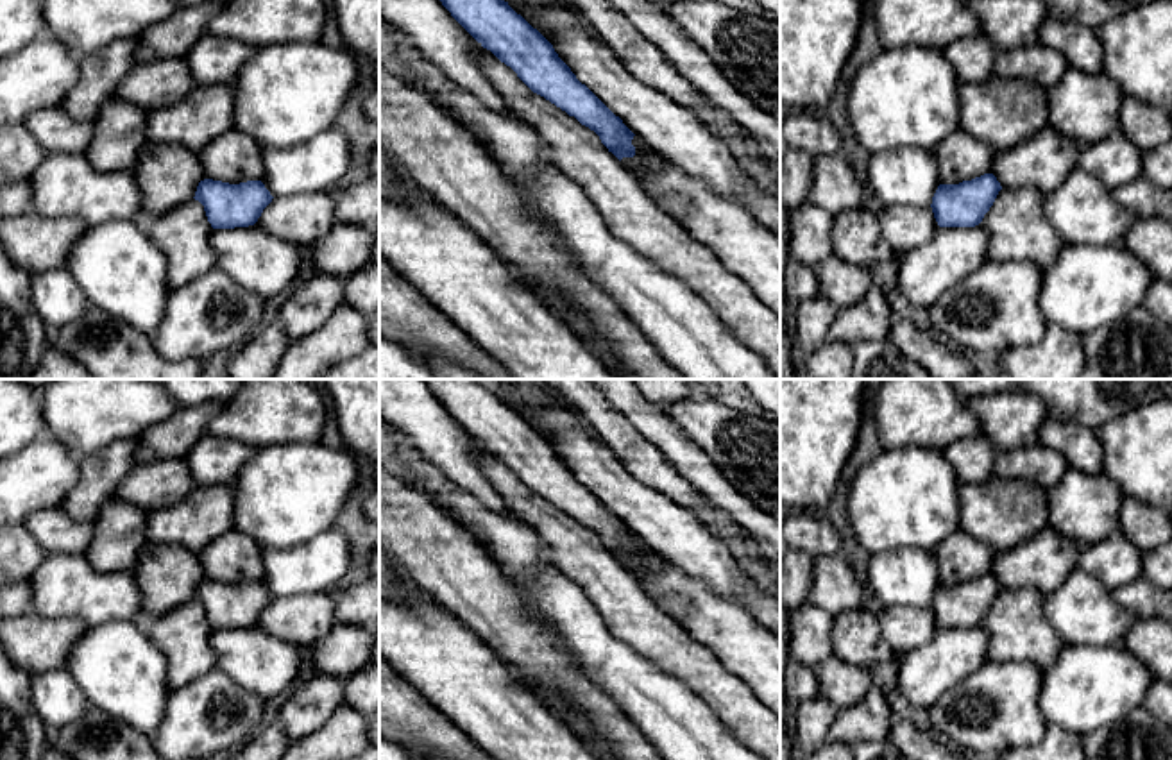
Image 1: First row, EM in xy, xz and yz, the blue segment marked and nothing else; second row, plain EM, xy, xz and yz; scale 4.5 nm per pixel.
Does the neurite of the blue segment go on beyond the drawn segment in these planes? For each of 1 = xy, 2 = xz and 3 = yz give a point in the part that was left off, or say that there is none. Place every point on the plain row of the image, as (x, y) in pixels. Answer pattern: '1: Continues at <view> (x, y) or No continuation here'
1: No continuation here
2: No continuation here
3: No continuation here

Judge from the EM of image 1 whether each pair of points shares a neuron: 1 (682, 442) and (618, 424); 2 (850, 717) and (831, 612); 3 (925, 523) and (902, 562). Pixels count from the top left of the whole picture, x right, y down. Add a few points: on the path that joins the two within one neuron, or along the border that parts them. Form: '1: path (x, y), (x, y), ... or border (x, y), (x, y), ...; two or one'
1: path (666, 442), (653, 442), (639, 430), (634, 430); one
2: path (831, 691), (831, 639); one
3: border (931, 549), (897, 548), (872, 555); two

